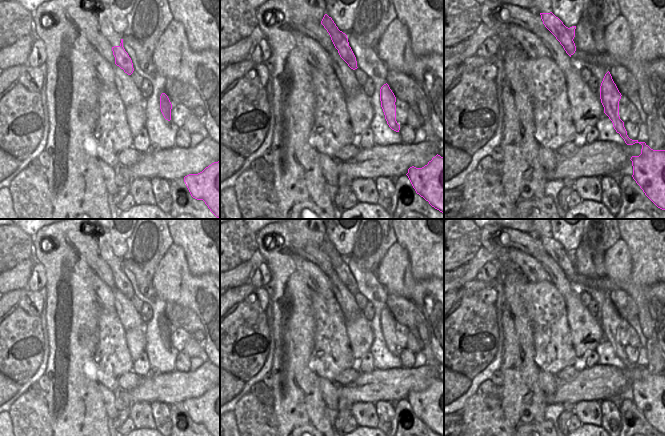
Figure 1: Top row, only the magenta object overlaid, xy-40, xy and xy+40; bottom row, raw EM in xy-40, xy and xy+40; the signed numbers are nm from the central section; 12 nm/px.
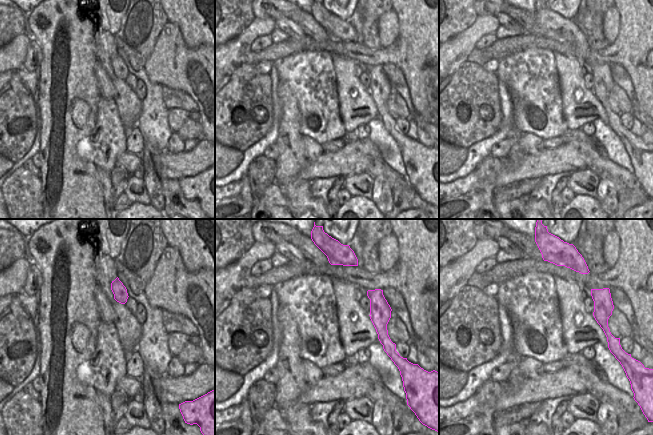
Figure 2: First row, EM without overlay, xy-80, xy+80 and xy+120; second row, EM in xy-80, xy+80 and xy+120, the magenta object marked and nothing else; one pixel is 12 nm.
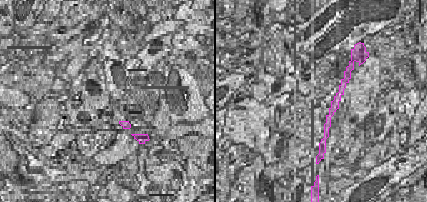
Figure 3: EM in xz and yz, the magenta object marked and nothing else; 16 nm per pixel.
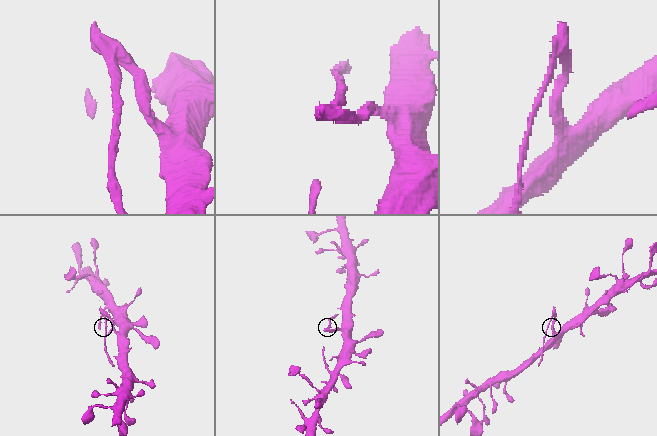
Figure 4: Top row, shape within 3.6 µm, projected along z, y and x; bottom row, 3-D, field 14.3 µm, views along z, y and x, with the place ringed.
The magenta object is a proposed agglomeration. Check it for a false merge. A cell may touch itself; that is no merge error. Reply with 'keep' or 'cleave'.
cleave

